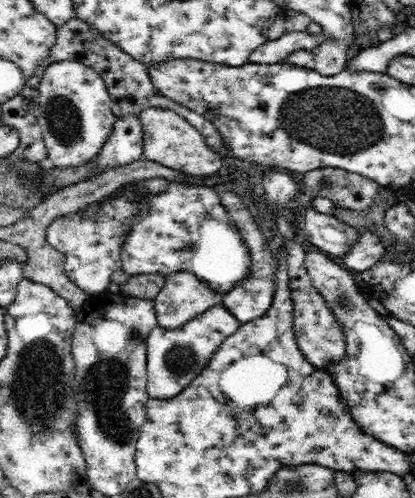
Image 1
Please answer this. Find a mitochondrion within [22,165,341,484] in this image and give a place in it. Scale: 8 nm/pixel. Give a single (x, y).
(105, 382)

